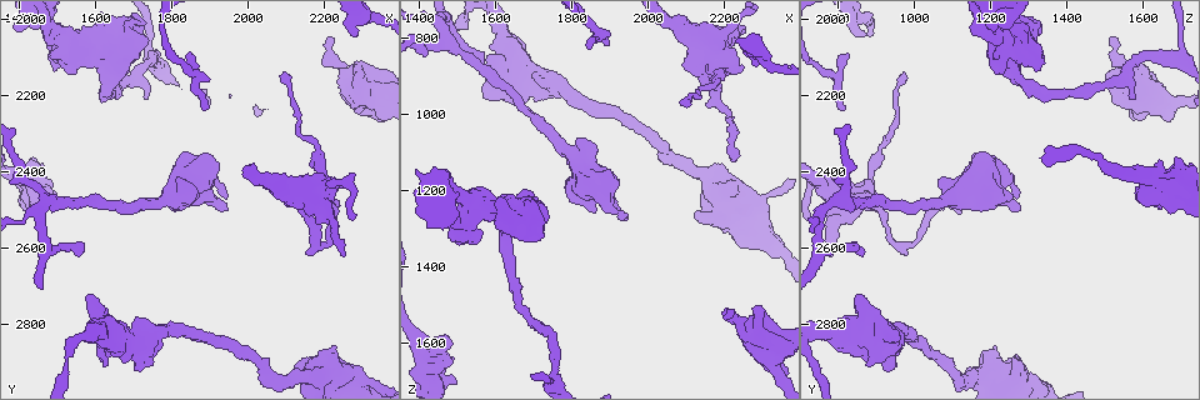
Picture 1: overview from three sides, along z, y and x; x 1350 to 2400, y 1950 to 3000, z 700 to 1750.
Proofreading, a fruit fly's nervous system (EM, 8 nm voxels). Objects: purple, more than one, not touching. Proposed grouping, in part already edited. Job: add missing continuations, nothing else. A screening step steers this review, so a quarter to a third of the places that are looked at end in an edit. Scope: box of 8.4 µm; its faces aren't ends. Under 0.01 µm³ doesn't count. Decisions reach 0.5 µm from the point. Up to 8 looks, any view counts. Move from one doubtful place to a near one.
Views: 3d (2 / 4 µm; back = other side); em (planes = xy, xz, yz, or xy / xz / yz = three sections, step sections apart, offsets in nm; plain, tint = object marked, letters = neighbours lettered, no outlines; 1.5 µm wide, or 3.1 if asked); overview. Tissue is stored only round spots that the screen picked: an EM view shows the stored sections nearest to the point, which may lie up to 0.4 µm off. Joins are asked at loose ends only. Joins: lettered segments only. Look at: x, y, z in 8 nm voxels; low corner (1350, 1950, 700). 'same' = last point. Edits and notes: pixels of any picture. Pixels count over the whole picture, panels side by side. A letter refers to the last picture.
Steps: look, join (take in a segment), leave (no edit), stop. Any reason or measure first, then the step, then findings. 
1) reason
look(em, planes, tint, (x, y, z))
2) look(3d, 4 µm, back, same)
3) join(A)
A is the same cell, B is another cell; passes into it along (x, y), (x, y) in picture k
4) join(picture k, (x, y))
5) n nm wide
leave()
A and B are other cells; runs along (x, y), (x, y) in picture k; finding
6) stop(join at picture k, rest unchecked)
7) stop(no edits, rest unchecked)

tapers out
look(em, 3.1 µm, xz, step 16, letters, (1735, 2205, 1570))

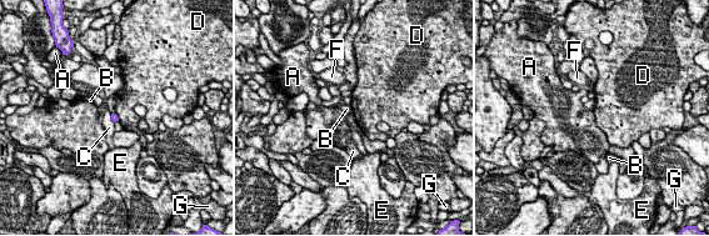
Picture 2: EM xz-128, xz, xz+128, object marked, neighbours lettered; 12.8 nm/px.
leave()
A, B, C, D, E, F and G are other cells; border along (115, 113), (119, 120) in picture 2; no lettered segment goes on from it

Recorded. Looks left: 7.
free end
look(em, planes, letters, (1560, 2625, 870))

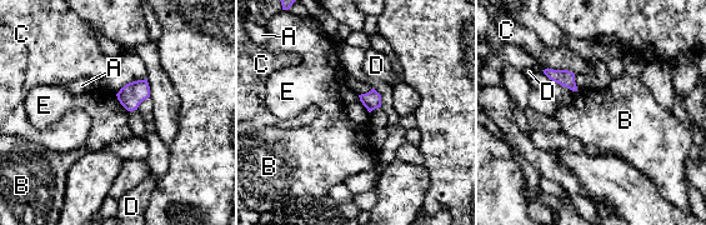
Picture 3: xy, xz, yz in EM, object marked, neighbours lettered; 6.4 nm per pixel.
120 nm wide
leave()
A, B, C, D and E are other cells; border along (357, 95), (369, 113) in picture 3; none of them fits

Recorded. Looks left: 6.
free end
look(em, planes, letters, (2210, 2045, 1515))

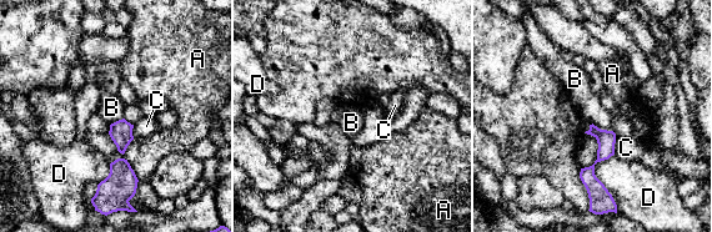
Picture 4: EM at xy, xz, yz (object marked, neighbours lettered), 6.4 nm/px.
D touches over 300 nm
leave()
A, B, C and D are other cells; no lettered segment goes on from it

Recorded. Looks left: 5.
stop(no edits, rest unchecked)

